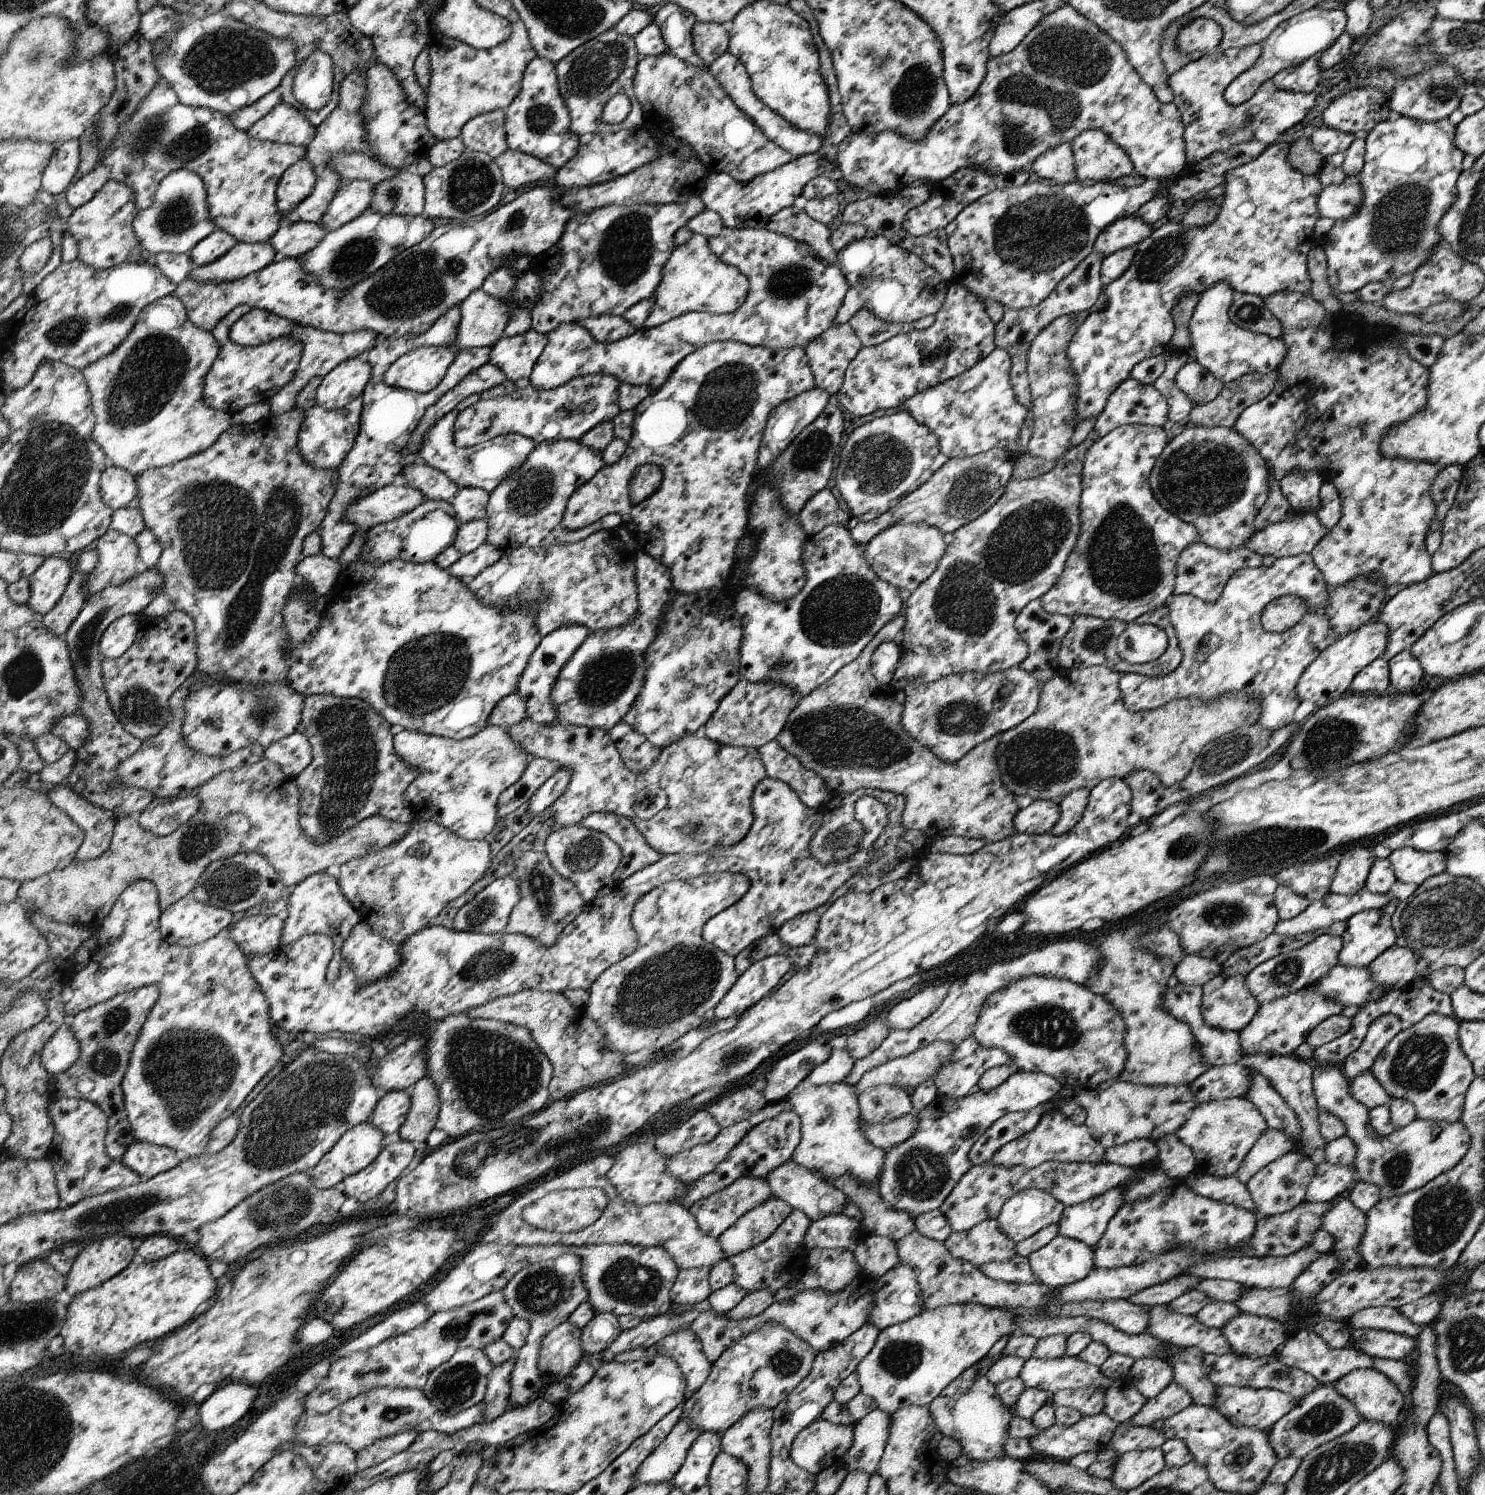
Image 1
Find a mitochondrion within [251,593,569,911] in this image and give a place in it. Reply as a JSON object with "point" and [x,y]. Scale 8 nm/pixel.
{"point":[350,749]}

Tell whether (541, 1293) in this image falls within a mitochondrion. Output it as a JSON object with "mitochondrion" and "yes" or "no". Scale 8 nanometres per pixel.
{"mitochondrion":"yes"}

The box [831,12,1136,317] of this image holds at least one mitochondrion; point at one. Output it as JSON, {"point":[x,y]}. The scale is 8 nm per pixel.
{"point":[1078,58]}

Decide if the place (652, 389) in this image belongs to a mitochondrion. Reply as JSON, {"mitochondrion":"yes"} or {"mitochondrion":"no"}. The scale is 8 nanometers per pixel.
{"mitochondrion":"no"}

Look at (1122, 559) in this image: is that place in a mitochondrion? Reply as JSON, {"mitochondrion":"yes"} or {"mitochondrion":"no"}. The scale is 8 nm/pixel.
{"mitochondrion":"yes"}

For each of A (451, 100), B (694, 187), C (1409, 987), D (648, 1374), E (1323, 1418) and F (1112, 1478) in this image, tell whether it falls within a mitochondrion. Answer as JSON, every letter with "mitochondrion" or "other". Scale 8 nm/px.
{"A":"other","B":"other","C":"other","D":"other","E":"mitochondrion","F":"other"}

